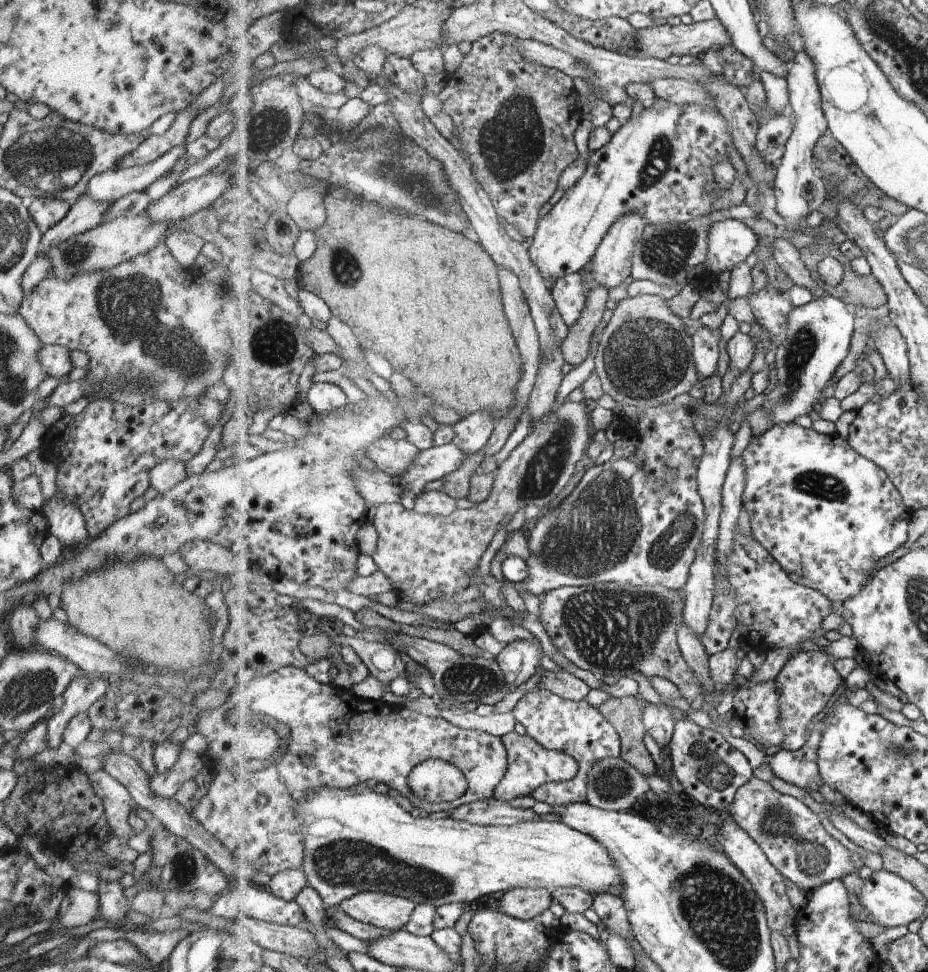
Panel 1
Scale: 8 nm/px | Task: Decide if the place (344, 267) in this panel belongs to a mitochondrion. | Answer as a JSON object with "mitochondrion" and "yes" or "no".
{"mitochondrion":"yes"}

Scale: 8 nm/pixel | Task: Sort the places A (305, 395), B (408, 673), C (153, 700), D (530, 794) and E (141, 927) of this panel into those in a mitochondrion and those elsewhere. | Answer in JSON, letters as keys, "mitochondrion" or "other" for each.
{"A":"other","B":"other","C":"other","D":"other","E":"other"}

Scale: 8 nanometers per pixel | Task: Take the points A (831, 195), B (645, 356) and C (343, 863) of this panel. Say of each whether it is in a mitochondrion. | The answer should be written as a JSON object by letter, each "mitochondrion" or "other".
{"A":"other","B":"mitochondrion","C":"mitochondrion"}

